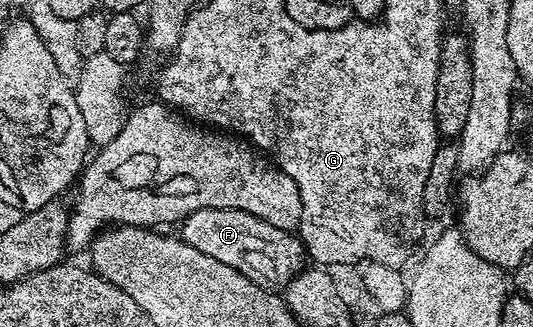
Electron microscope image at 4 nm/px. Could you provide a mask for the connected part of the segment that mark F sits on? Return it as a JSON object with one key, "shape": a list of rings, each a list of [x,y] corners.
{"shape":[[[245,210],[193,211],[184,217],[178,229],[178,236],[189,247],[197,247],[197,251],[217,259],[217,263],[225,263],[238,273],[248,273],[271,287],[286,286],[288,281],[292,281],[305,268],[303,242],[294,232],[278,229],[264,218],[258,218]]]}

